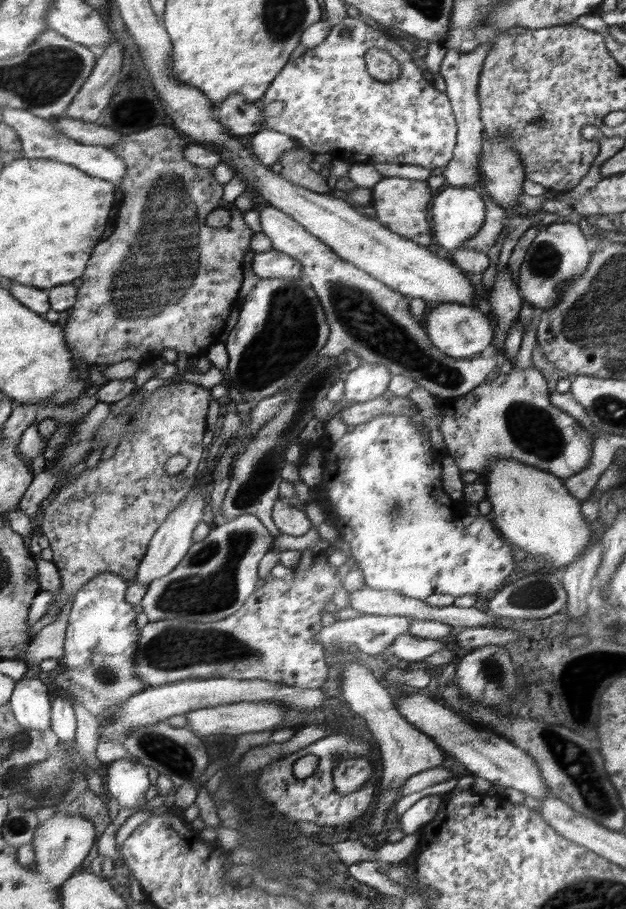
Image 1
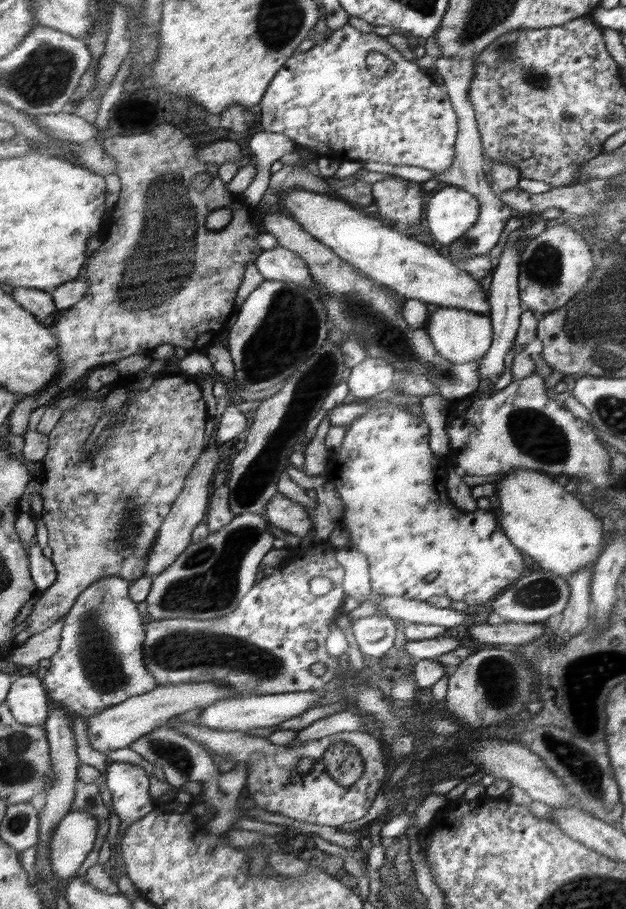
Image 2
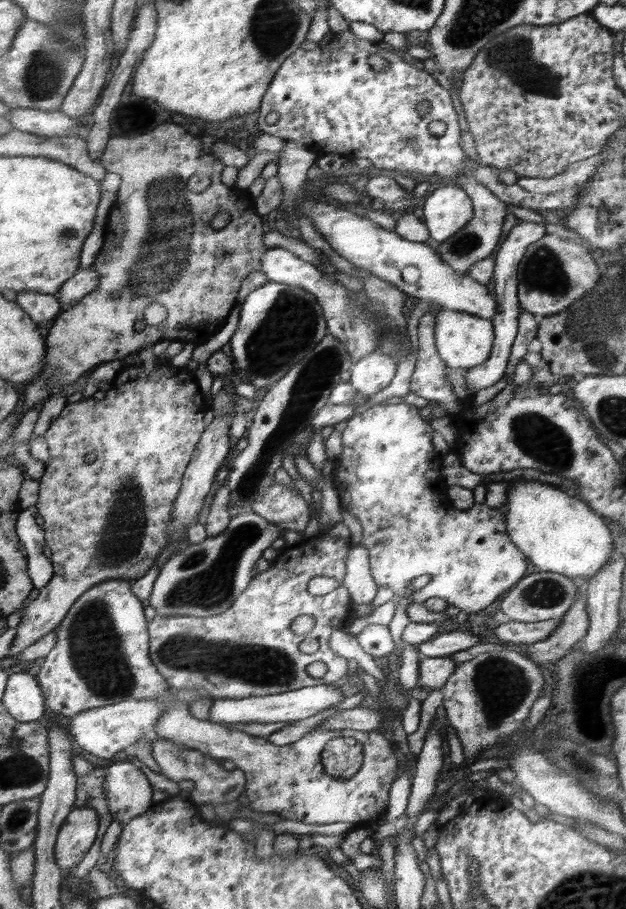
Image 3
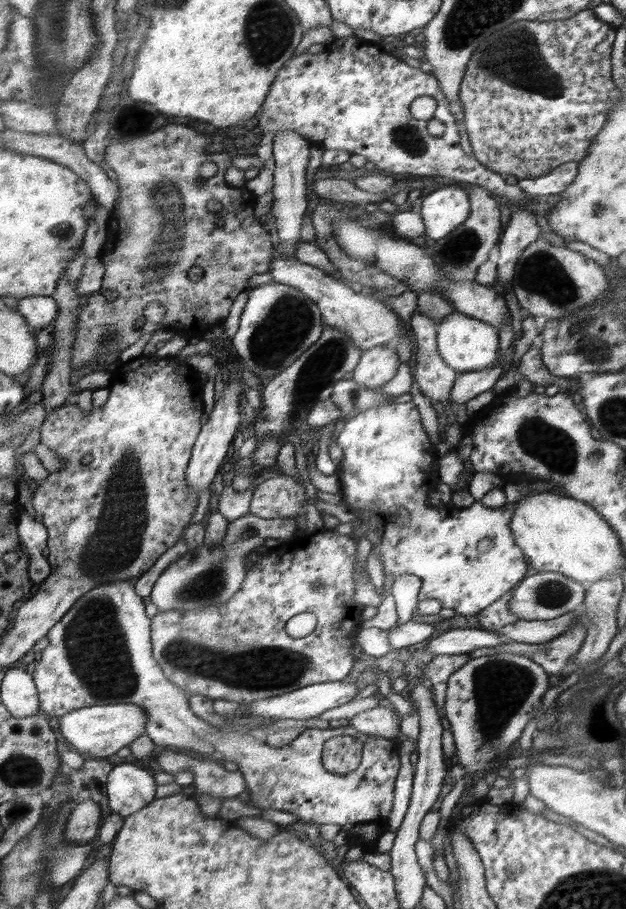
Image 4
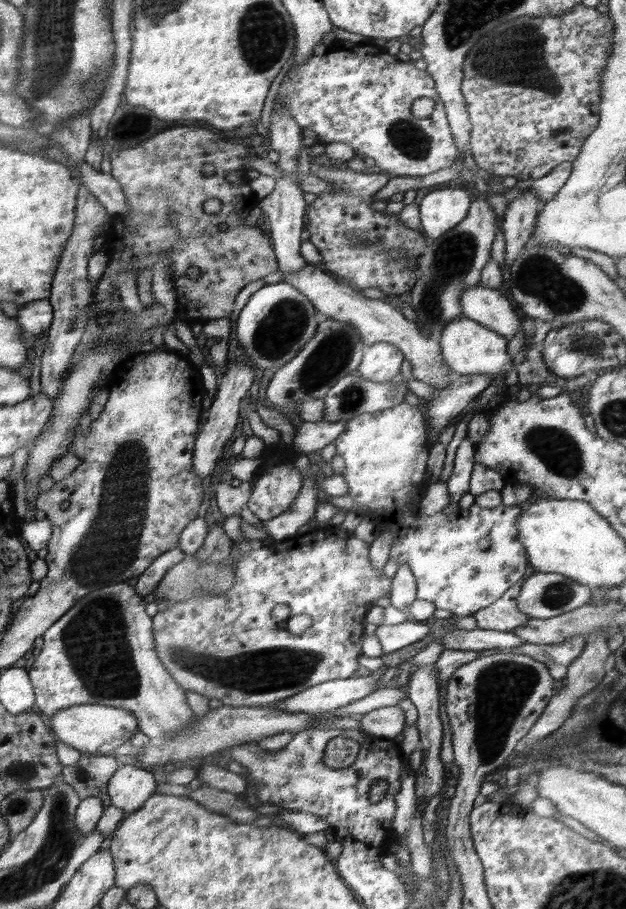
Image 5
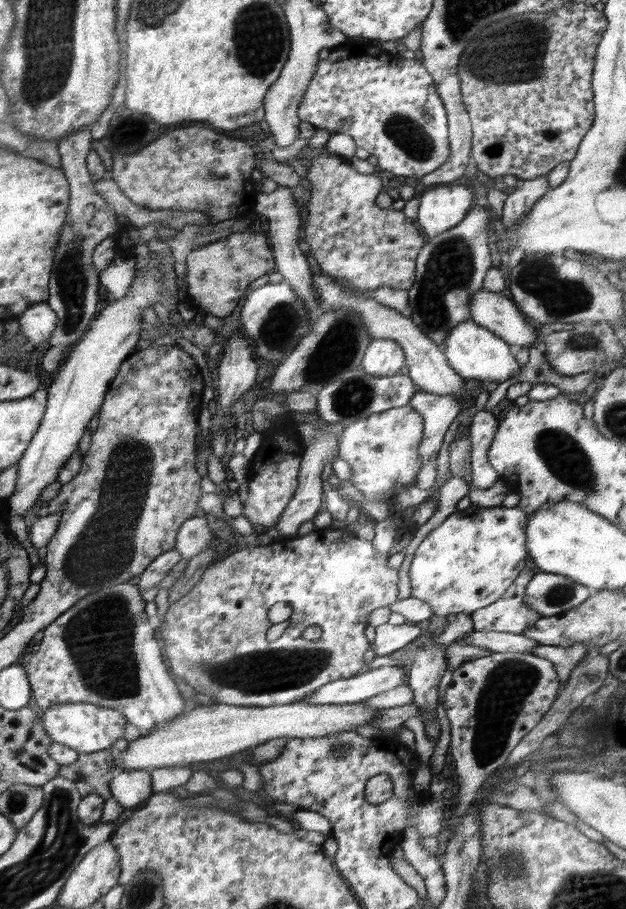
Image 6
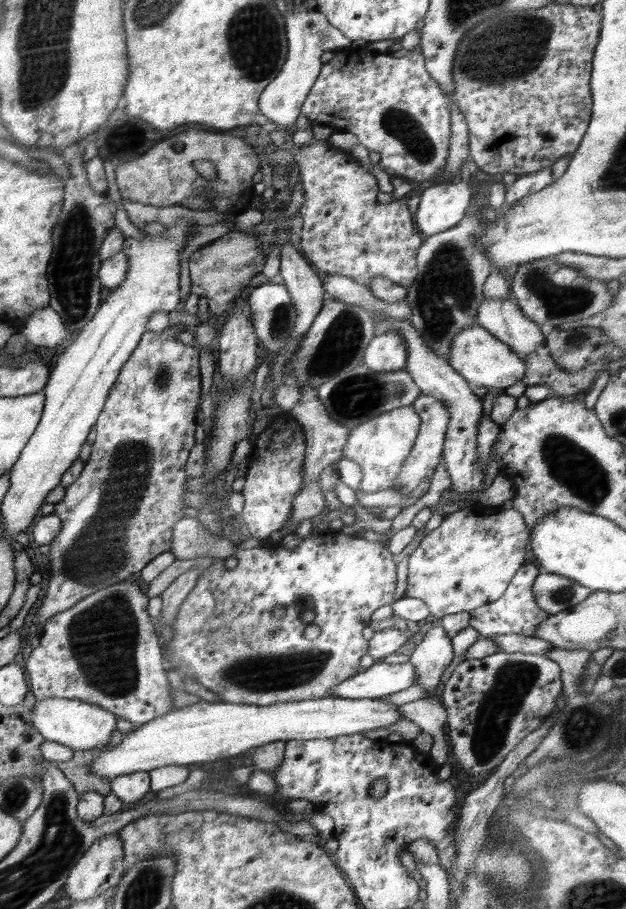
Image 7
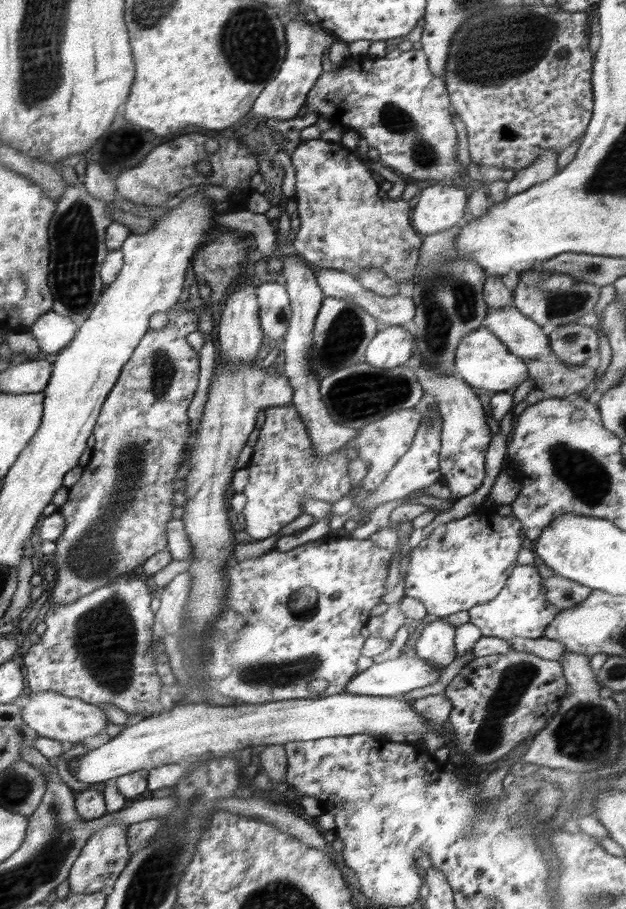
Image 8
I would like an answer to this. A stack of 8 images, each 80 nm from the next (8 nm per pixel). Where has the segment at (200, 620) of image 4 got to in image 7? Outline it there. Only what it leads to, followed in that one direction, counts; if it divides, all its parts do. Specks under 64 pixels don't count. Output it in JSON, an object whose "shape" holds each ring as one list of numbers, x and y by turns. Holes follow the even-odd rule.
{"shape":[[327,529,318,536,309,536,302,539,300,544,293,548,285,548,283,546,254,547,251,549,242,549,236,551,233,557,238,560,232,571,227,570,224,560,216,560,209,568,206,568,198,578,194,589,186,596,186,600,182,602,182,606,178,608,178,614,173,620,171,627,174,629,172,640,165,646,166,658,170,663,170,667,177,670,182,676,191,677,194,682,199,682,210,690,218,694,218,699,224,703,235,704,254,704,255,706,271,706,277,703,288,703,288,700,310,700,319,699,330,696,334,688,340,683,344,683,353,676,358,675,360,668,360,658,367,654,370,642,362,636,362,630,370,624,370,616,378,610,378,608,392,605,394,601,394,590,396,590,396,564,392,562,392,554,386,550,386,546,382,543,370,542,364,537,354,535,346,535,342,530,336,531],[274,606,284,606,284,618,272,618,272,608],[309,610,312,612,310,623,320,626,321,633,315,640,304,640,302,632,306,628,306,624,300,620,302,612]]}

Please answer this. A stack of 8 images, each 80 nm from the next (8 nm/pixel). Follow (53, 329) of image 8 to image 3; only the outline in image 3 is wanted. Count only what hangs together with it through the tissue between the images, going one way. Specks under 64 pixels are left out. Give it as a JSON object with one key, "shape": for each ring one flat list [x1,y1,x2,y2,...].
{"shape":[[20,292,15,302,37,323,54,319,63,309,55,295,43,292]]}

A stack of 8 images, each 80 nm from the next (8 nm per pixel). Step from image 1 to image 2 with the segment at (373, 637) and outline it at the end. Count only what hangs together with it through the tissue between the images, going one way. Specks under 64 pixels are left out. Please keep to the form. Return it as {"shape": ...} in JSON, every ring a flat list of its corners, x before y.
{"shape":[[378,615,355,619,350,624,361,654,375,663,394,647,396,628,397,622,392,617]]}

